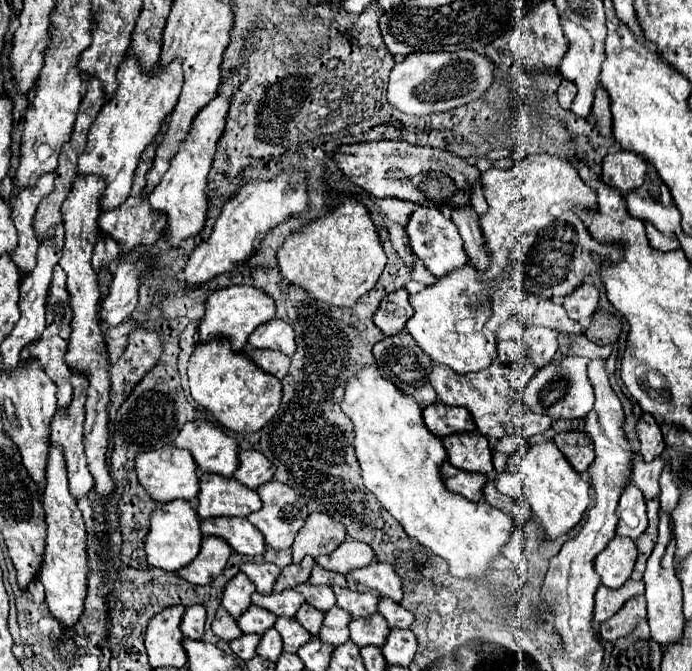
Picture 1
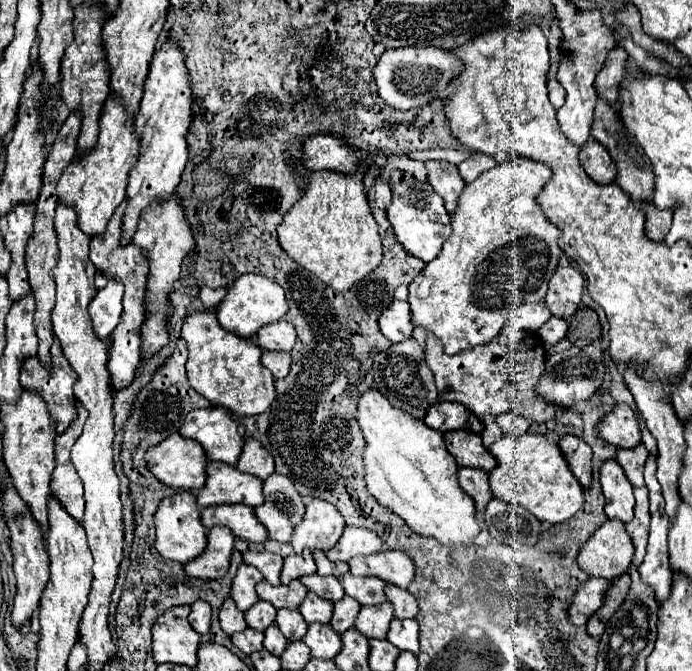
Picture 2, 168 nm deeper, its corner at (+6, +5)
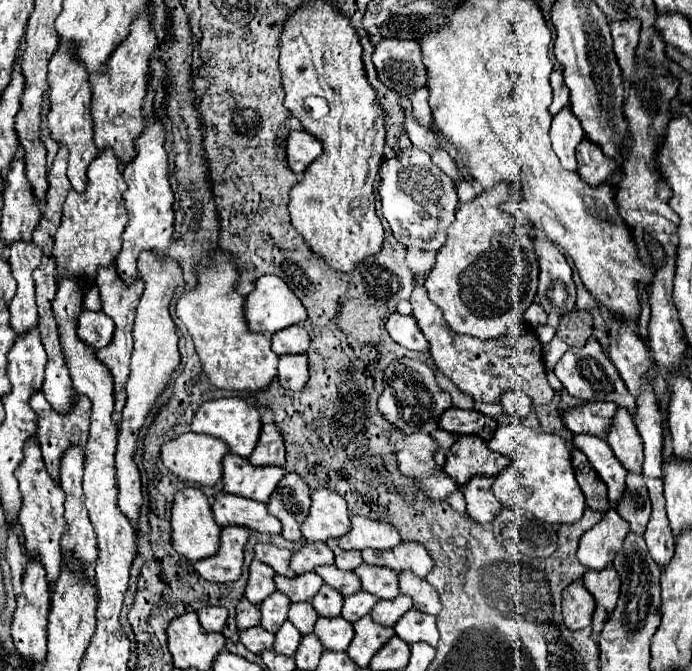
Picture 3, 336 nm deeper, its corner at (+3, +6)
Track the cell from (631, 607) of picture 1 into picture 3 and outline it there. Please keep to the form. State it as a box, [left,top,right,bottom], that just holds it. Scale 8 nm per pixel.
[582,564,620,640]

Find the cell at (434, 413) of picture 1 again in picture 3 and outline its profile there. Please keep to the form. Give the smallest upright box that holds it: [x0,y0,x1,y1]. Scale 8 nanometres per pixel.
[440,408,496,440]

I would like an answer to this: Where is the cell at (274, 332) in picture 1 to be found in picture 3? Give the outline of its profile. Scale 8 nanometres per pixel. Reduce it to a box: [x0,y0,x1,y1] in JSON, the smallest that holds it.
[272,326,310,354]

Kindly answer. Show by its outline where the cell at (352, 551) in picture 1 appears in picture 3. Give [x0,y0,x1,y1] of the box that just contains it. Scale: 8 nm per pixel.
[338,516,400,550]

